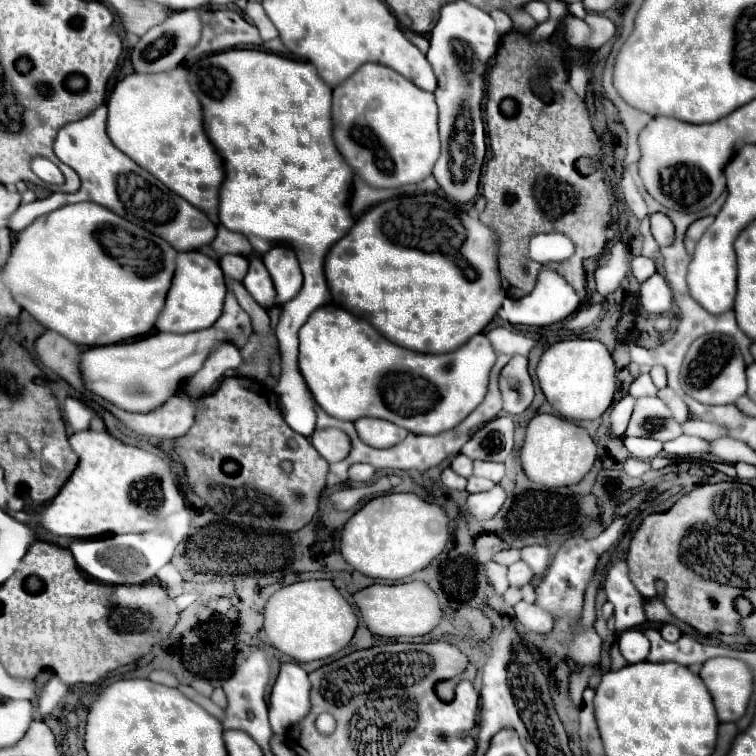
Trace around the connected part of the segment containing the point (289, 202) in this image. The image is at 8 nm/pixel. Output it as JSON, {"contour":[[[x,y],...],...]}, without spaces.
{"contour":[[[226,50],[204,56],[202,60],[188,66],[188,82],[192,92],[198,94],[204,114],[204,130],[208,140],[224,160],[226,178],[220,188],[218,220],[224,228],[244,234],[258,254],[264,254],[272,244],[300,246],[308,254],[310,276],[304,276],[304,286],[296,298],[282,306],[276,338],[280,342],[282,356],[282,376],[276,384],[276,394],[282,398],[284,420],[294,432],[310,436],[314,432],[316,414],[312,410],[310,390],[298,370],[298,330],[308,320],[308,316],[330,302],[330,290],[322,272],[324,256],[334,242],[338,242],[350,228],[352,216],[348,210],[348,190],[352,184],[352,170],[342,160],[340,152],[332,142],[332,118],[330,100],[332,88],[318,76],[310,62],[298,62],[282,58],[272,52],[262,50]]]}

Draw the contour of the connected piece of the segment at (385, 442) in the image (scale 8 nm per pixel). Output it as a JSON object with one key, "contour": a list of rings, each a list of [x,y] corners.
{"contour":[[[360,418],[354,422],[360,440],[372,448],[392,448],[406,438],[406,430],[380,418]]]}

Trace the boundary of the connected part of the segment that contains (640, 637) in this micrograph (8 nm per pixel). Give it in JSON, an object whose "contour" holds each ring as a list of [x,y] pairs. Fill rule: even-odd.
{"contour":[[[628,630],[618,636],[618,648],[628,664],[638,664],[648,658],[650,642],[640,630]]]}

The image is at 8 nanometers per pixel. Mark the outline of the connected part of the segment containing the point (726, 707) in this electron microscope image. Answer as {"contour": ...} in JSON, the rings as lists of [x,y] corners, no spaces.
{"contour":[[[712,658],[704,662],[700,678],[712,694],[720,722],[736,722],[744,716],[752,694],[752,674],[744,662],[734,658]]]}

